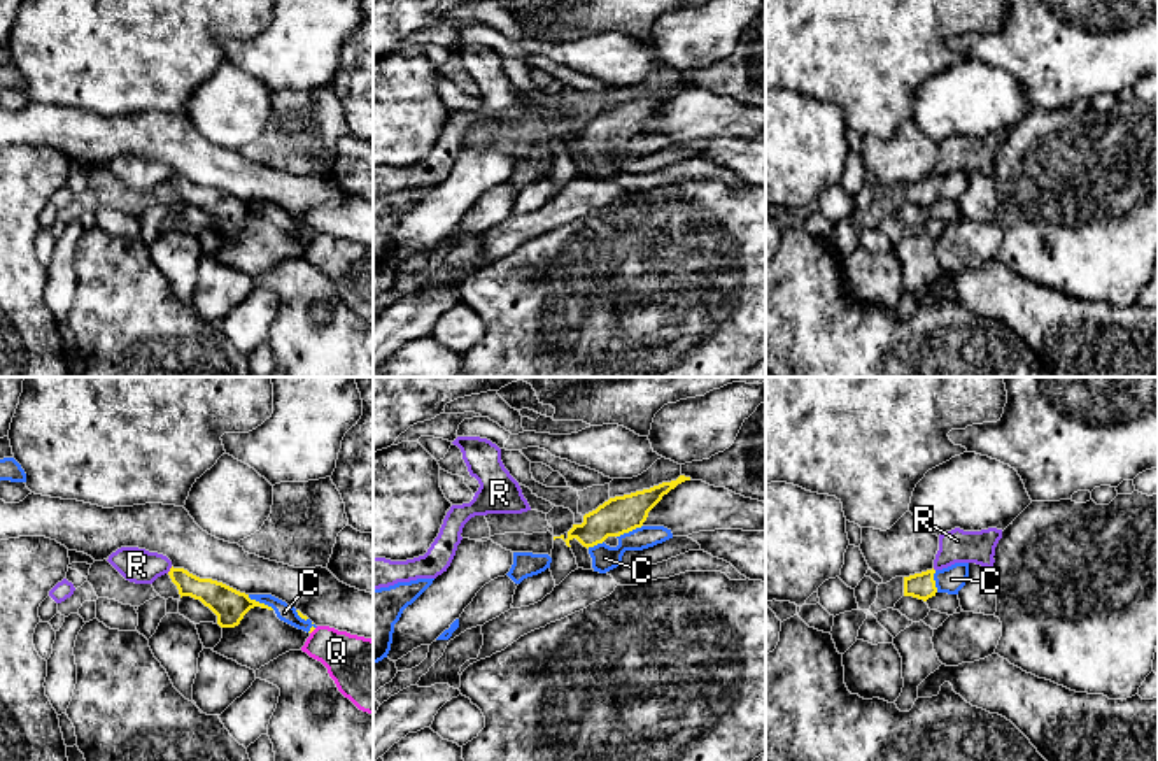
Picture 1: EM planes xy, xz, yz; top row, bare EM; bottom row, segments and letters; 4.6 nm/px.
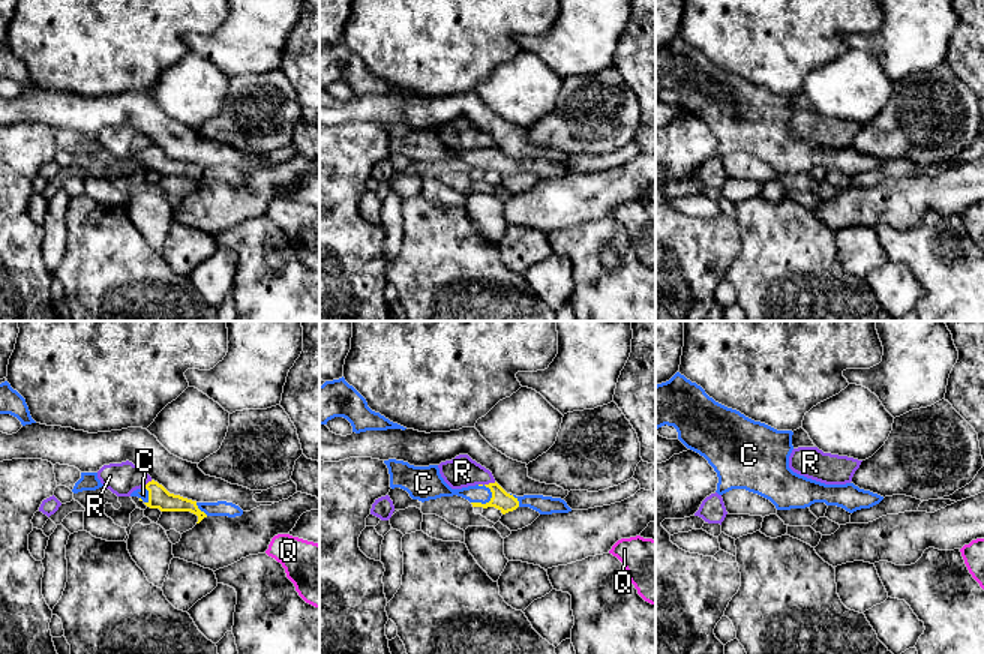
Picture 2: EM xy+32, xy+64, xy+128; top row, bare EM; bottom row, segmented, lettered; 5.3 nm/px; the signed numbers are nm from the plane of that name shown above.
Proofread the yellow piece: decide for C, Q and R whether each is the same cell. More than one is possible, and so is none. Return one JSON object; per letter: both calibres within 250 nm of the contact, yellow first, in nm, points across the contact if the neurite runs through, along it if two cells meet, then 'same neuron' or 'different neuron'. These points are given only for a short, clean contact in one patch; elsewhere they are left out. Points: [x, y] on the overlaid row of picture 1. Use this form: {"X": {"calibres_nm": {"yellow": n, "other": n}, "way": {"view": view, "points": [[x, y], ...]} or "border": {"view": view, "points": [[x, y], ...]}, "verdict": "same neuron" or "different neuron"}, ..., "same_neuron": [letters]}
{"C": {"calibres_nm": {"yellow": 160, "other": 80}, "verdict": "same neuron"}, "Q": {"calibres_nm": {"yellow": 20, "other": 240}, "verdict": "different neuron"}, "R": {"calibres_nm": {"yellow": 140, "other": 160}, "border": {"view": "xy", "points": [[172, 567], [167, 572]]}, "verdict": "different neuron"}, "same_neuron": ["C"]}

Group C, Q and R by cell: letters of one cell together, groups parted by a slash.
C / Q / R

